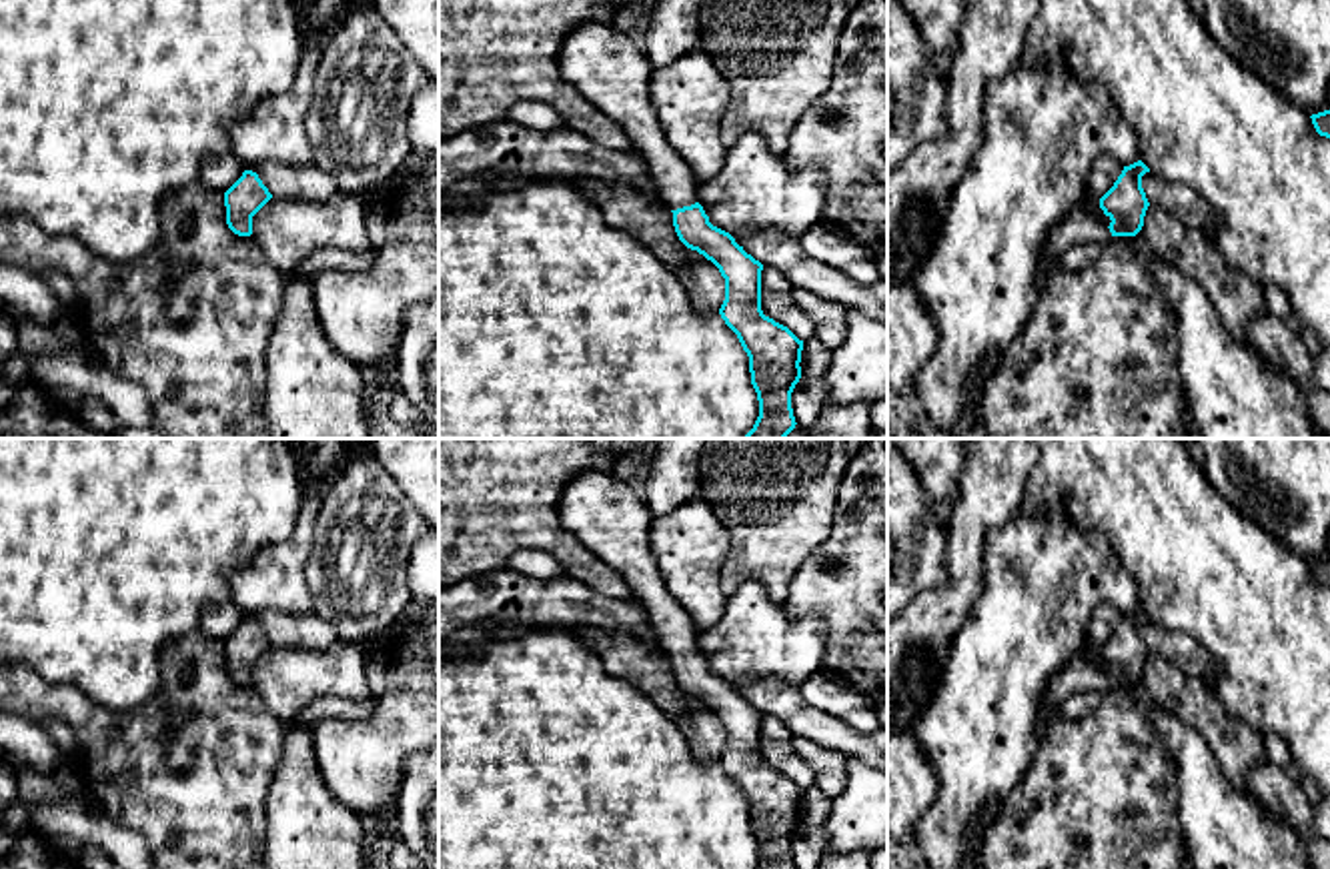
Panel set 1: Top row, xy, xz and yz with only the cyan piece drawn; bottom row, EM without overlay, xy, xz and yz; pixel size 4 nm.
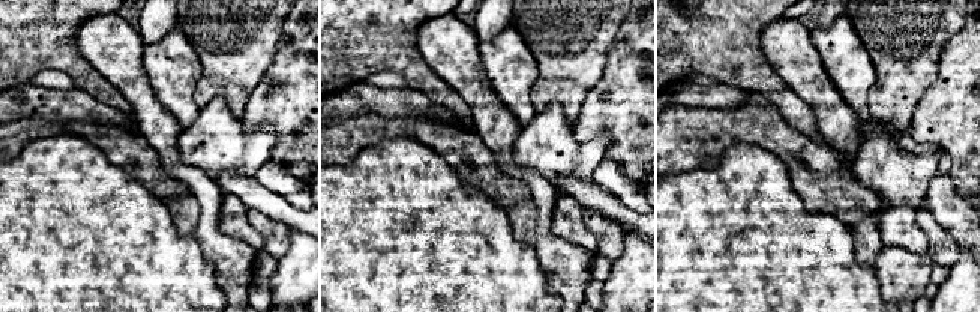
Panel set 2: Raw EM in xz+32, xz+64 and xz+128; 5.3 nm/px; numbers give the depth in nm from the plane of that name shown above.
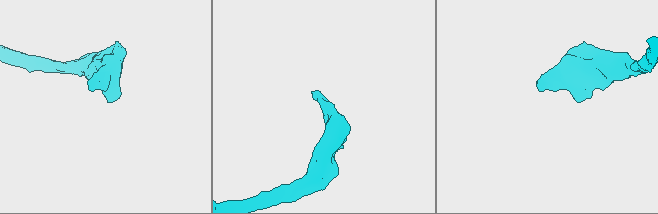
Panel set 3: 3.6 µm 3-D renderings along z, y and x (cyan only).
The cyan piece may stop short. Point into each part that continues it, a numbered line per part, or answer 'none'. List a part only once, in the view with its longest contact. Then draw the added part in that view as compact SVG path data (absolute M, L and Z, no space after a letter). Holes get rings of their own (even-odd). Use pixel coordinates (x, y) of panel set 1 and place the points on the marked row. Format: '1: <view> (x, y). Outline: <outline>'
1: xz (603, 65). Outline: M611 22L577 26L559 48L559 74L617 122L645 156L655 196L677 210L697 202L699 178L667 142L649 98L651 62Z

